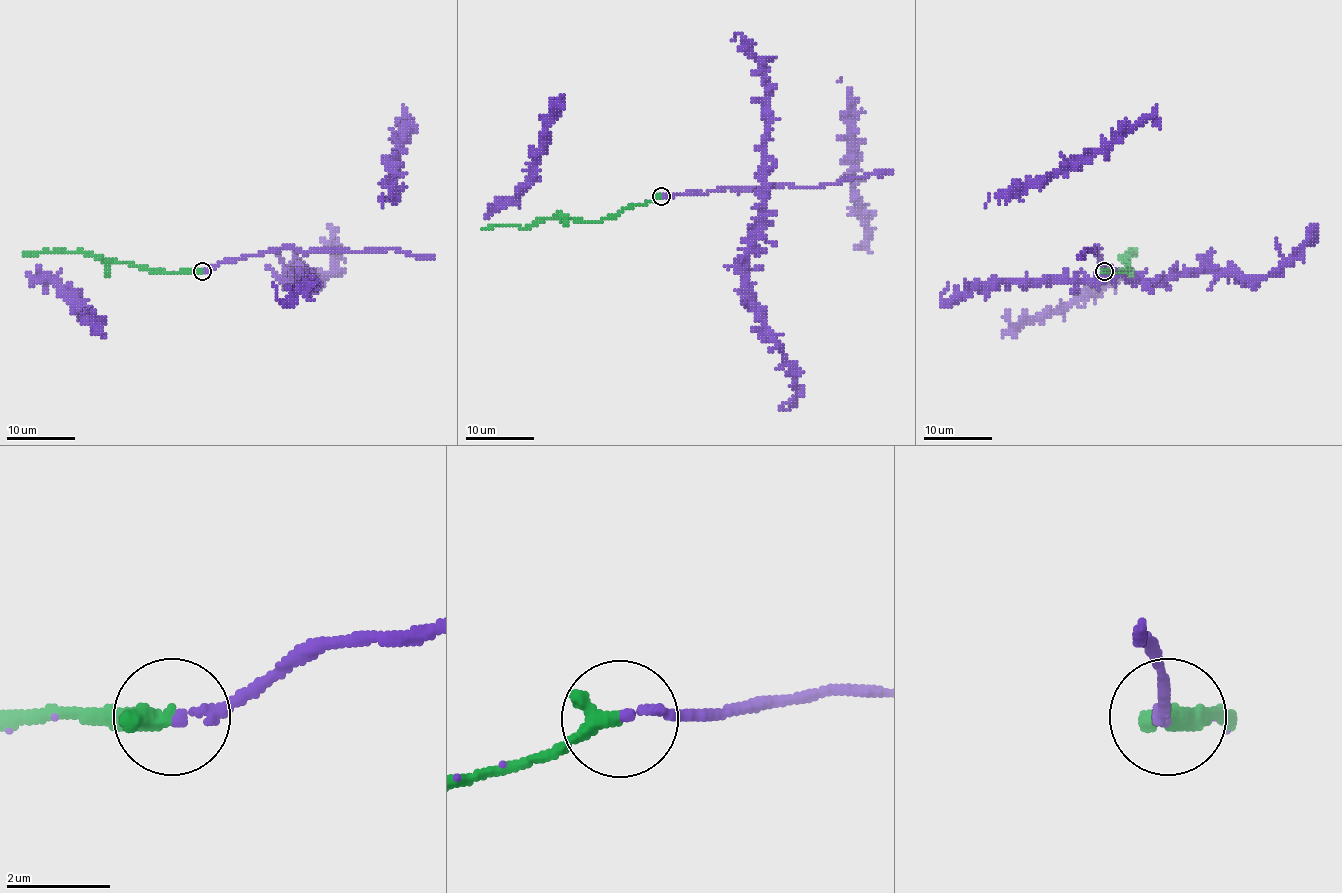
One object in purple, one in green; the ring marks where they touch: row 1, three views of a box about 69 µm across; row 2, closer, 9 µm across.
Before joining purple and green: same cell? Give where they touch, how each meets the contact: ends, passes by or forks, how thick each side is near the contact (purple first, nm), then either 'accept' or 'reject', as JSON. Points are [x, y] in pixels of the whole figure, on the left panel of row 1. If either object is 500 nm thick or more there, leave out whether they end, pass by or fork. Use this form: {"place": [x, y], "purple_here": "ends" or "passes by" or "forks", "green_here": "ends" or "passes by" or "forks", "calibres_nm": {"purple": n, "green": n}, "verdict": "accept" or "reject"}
{"place": [202, 271], "purple_here": "ends", "green_here": "ends", "calibres_nm": {"purple": 200, "green": 400}, "verdict": "accept"}

